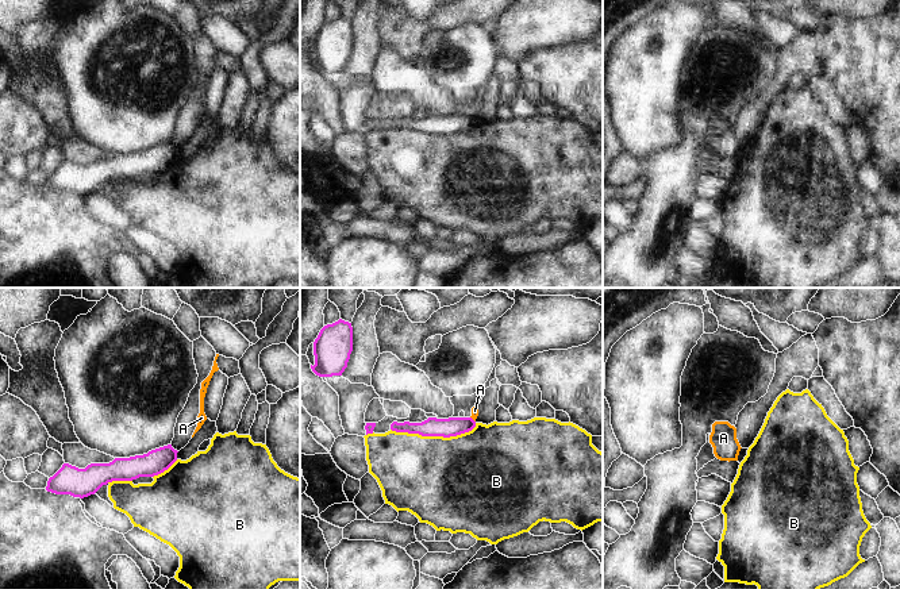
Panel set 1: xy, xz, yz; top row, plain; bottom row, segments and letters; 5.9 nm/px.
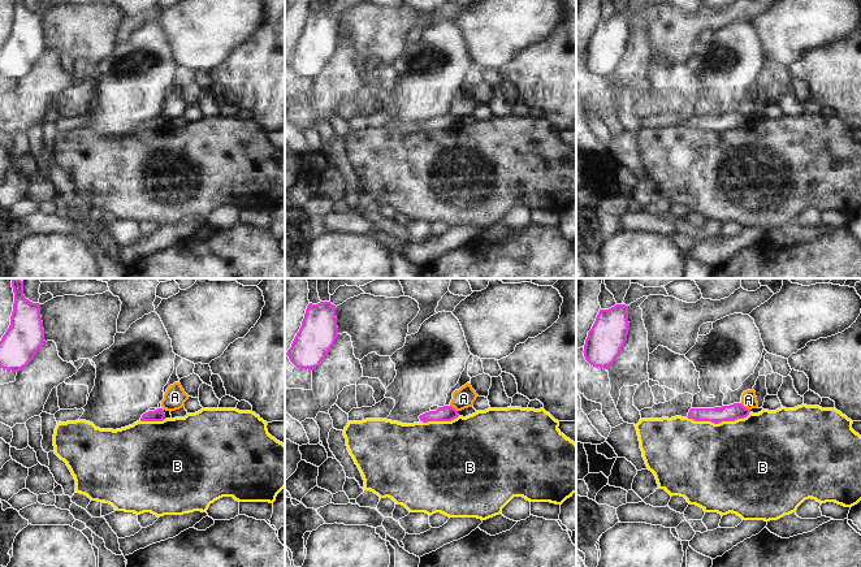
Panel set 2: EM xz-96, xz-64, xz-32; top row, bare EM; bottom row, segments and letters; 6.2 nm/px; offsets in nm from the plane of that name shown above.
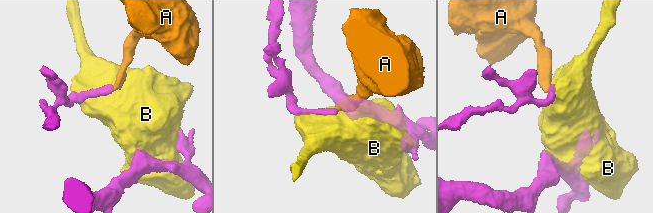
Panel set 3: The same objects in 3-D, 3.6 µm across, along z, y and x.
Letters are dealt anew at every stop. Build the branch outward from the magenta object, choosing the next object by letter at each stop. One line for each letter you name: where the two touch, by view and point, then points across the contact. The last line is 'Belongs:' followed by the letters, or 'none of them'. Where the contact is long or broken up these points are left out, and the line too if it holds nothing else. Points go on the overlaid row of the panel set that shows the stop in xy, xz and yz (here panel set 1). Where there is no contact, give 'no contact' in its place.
Belongs: none of them

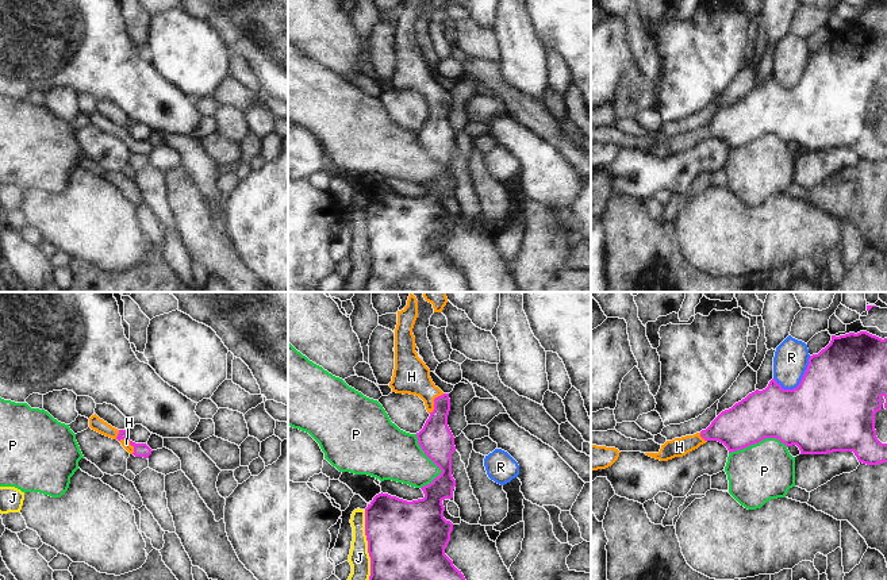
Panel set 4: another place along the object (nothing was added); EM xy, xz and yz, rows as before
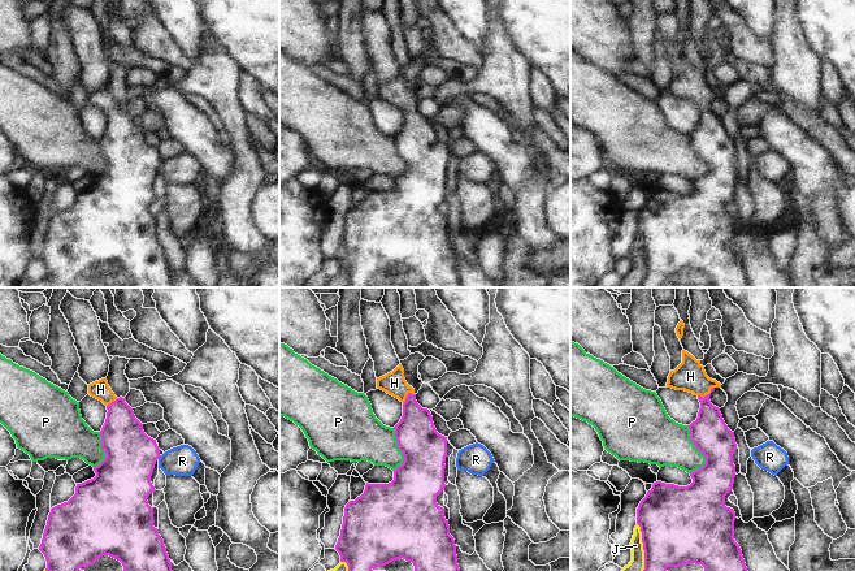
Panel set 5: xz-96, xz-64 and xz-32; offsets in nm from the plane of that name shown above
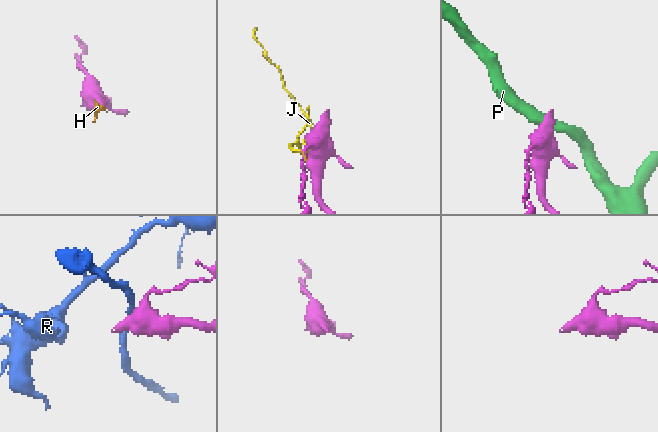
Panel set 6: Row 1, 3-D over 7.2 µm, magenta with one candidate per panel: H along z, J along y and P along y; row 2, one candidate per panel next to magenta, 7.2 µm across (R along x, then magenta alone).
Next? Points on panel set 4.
H: meets magenta in xz at (434, 402); runs through xz (436, 438), (434, 402), (411, 376)
Belongs: H

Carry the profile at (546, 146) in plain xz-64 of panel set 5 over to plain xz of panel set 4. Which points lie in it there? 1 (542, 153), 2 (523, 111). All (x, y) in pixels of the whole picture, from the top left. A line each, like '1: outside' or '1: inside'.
1: outside
2: inside

